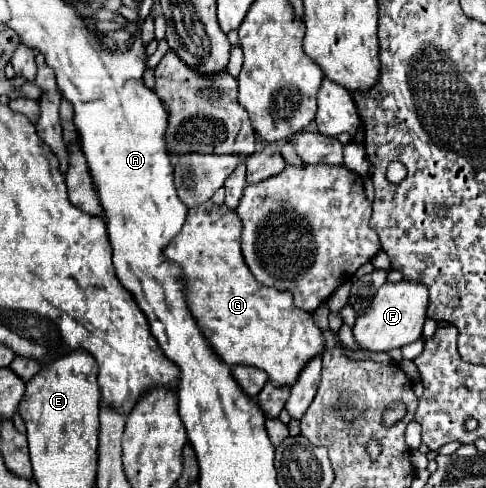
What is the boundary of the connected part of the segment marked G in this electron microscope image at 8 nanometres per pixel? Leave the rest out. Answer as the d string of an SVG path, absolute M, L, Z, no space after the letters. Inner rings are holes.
M209 200L187 212L187 220L181 232L165 248L165 256L185 270L189 308L197 318L199 328L203 330L215 352L221 356L221 360L229 366L245 364L261 368L267 372L269 380L275 386L293 386L305 364L313 360L317 354L323 354L325 350L323 332L313 322L313 316L309 312L295 308L293 296L289 292L279 292L261 286L261 282L253 278L251 270L243 262L239 242L241 242L241 222L237 214L229 210L225 204L213 204Z

